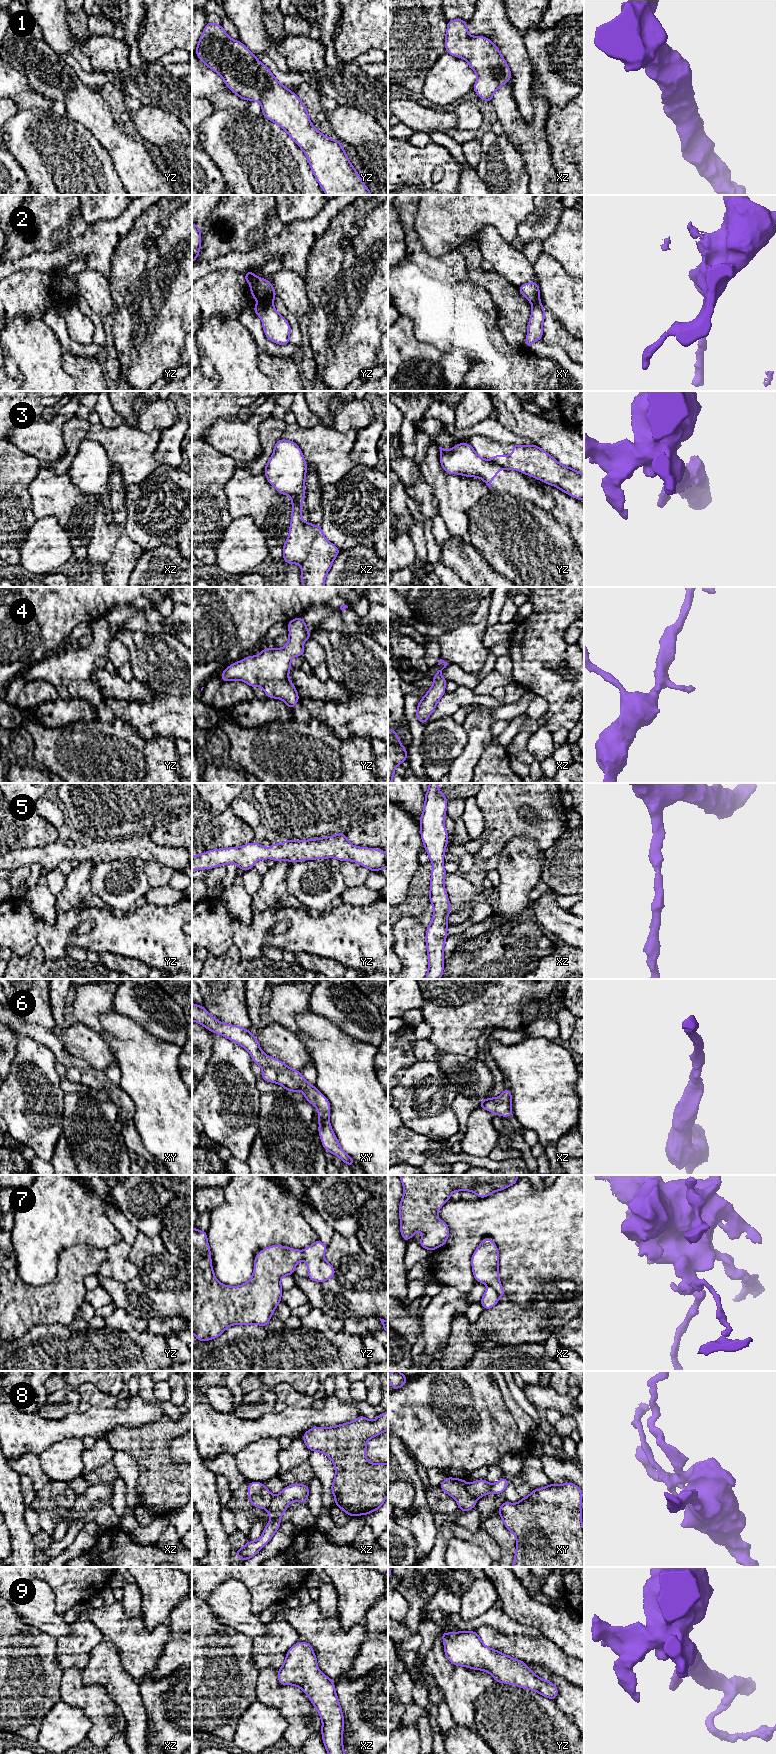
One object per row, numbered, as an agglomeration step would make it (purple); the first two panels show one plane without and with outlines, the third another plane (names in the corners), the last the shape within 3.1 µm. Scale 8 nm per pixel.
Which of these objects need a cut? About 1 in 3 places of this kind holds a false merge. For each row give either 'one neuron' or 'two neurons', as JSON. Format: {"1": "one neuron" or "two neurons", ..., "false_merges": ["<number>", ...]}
{"1": "one neuron", "2": "two neurons", "3": "two neurons", "4": "one neuron", "5": "one neuron", "6": "one neuron", "7": "two neurons", "8": "two neurons", "9": "one neuron", "false_merges": ["2", "3", "7", "8"]}

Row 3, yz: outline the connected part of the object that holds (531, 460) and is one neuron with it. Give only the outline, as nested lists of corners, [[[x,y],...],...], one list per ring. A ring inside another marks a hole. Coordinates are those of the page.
[[[537,445],[512,446],[511,455],[494,455],[491,461],[553,485],[580,501],[584,500],[584,474],[561,465]]]

